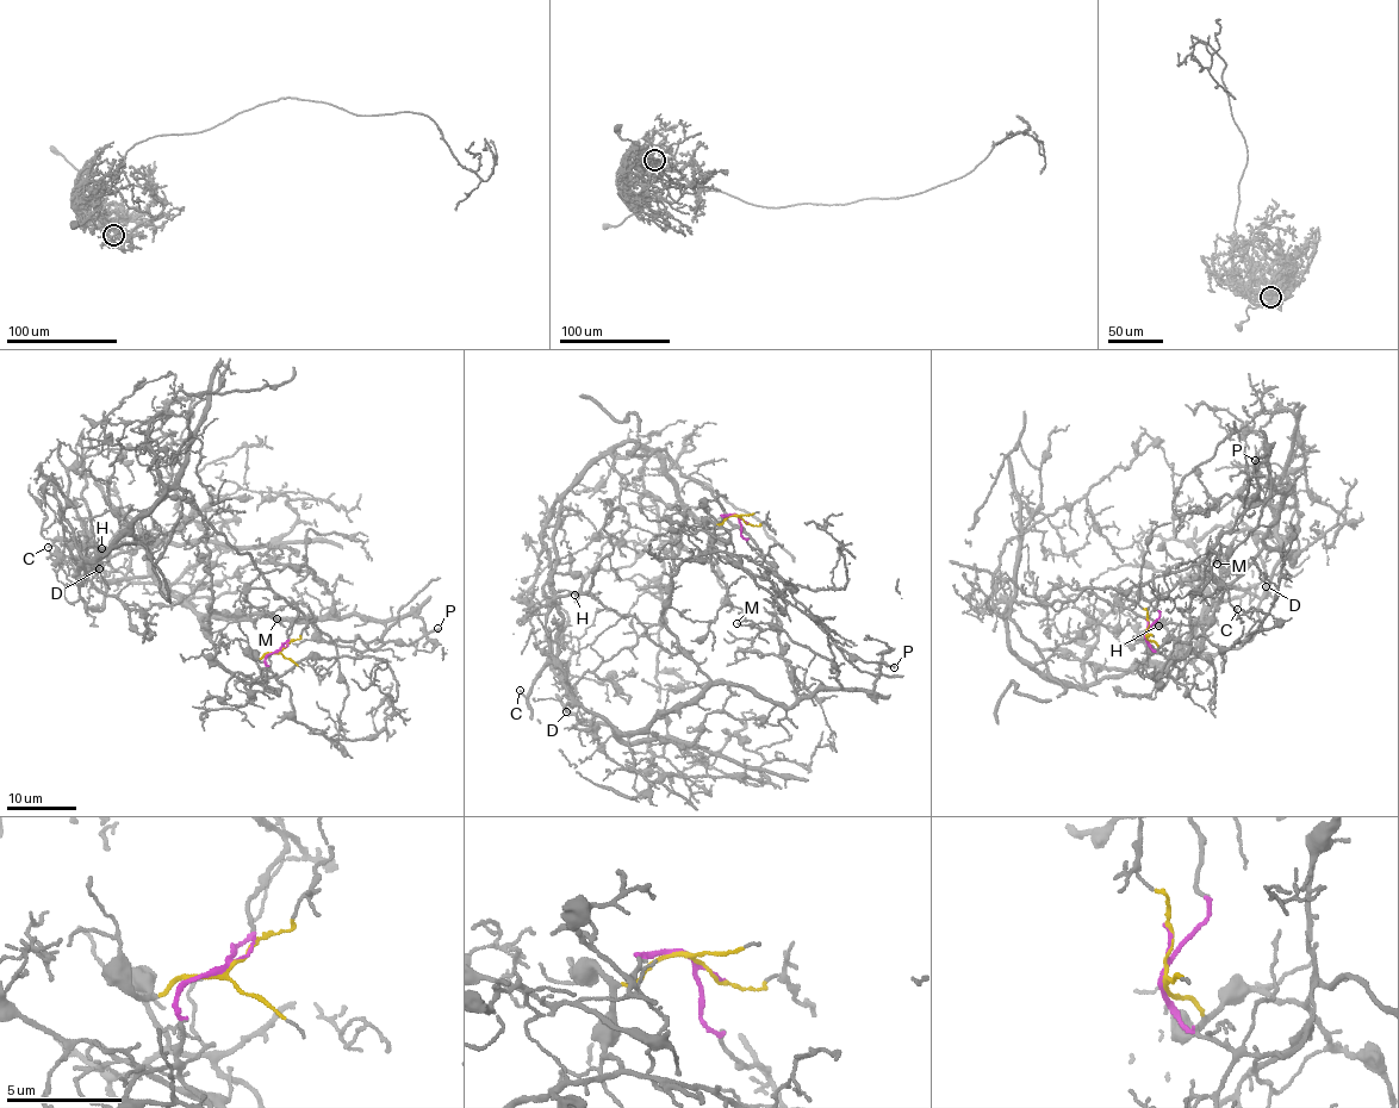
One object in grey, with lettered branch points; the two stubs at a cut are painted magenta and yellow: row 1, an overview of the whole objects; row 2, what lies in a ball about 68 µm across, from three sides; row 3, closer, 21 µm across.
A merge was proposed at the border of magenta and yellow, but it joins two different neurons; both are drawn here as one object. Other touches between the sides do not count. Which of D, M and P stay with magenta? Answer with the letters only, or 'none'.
P

